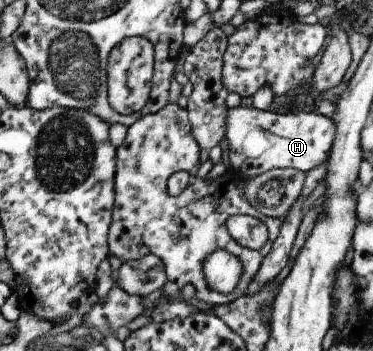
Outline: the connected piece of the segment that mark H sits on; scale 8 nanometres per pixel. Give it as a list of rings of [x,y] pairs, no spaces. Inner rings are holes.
[[[240,104],[228,108],[225,123],[229,168],[243,178],[253,178],[275,168],[293,168],[307,173],[326,163],[336,136],[333,118],[315,112],[273,112]]]

